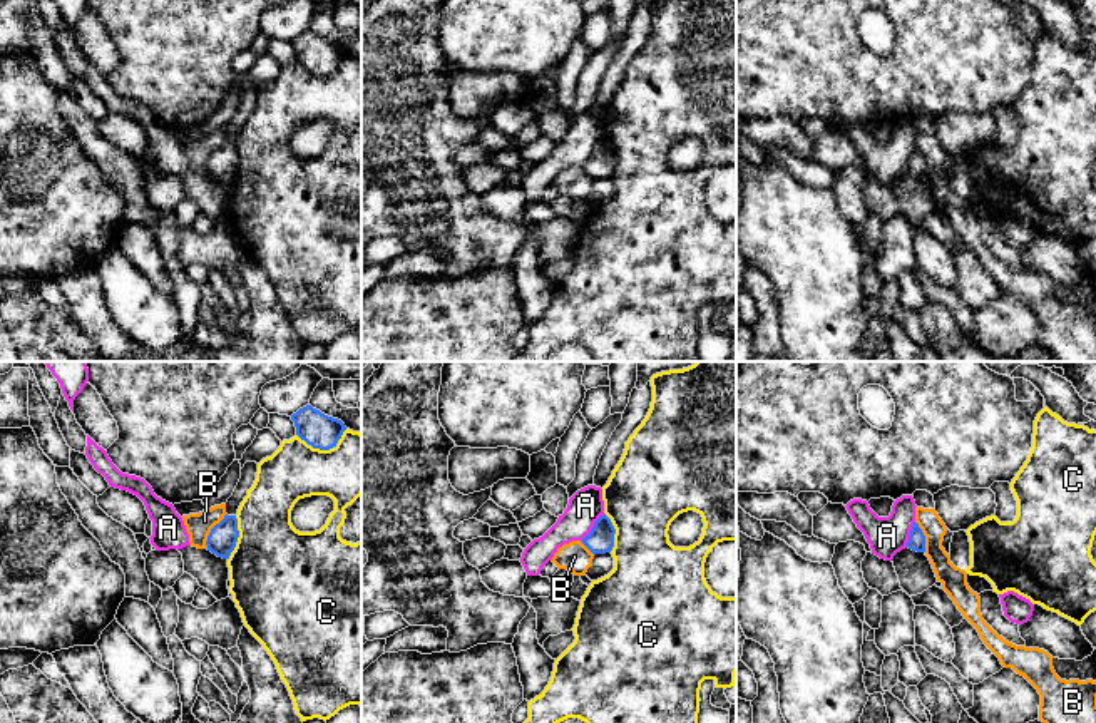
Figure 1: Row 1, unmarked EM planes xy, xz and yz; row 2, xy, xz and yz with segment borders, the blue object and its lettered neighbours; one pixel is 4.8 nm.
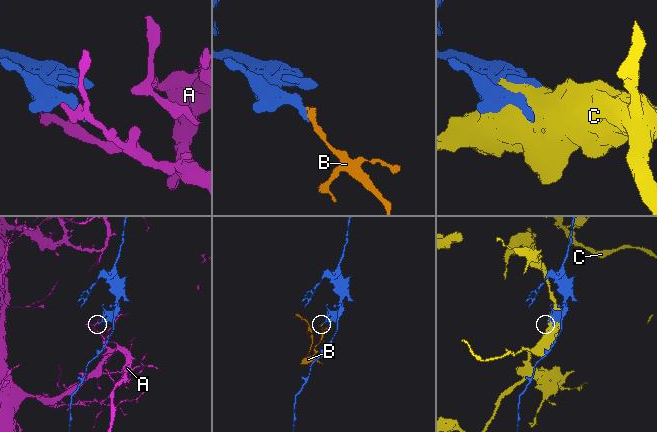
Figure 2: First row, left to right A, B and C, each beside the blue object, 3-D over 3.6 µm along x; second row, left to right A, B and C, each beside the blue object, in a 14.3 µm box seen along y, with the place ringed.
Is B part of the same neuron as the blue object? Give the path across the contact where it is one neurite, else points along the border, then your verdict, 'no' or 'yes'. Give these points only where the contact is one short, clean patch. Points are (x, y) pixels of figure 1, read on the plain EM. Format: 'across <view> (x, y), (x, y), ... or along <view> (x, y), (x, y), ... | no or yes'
along xy (226, 139), (211, 154), (206, 173) | no

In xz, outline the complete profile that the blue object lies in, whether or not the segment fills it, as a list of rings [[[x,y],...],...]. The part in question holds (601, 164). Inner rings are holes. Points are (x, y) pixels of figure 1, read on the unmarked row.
[[[604,139],[596,147],[592,156],[582,164],[582,169],[596,181],[611,177],[614,172],[616,154],[611,144]]]

